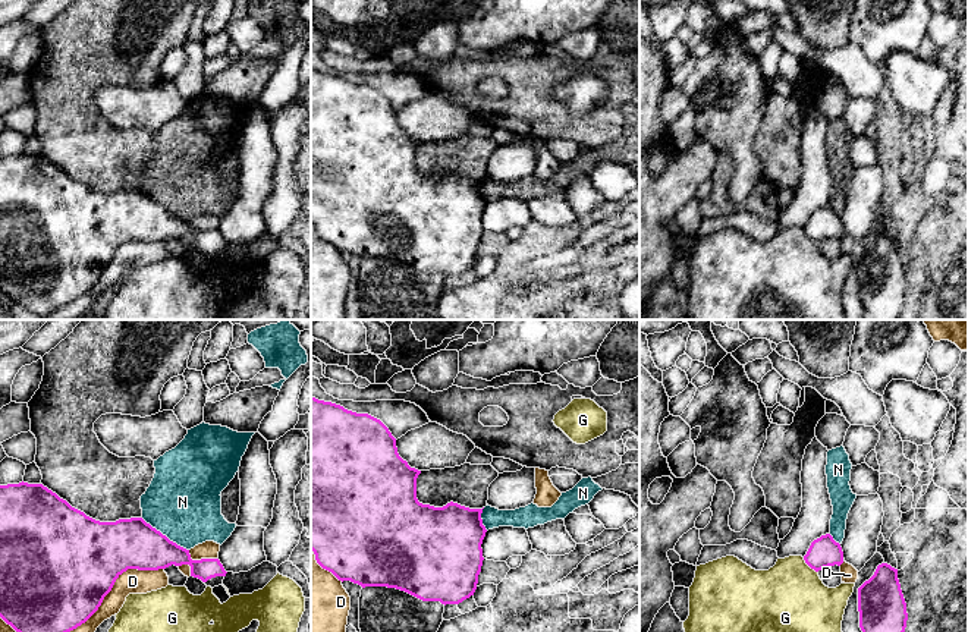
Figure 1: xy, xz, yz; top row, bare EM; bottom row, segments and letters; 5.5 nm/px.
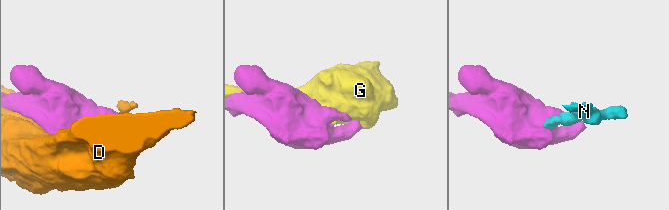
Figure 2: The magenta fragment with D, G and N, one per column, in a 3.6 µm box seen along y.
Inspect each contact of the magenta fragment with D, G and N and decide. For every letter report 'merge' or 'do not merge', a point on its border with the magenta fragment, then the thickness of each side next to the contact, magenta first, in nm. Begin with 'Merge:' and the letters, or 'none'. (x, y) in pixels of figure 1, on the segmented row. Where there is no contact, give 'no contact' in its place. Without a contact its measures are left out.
Merge: none
D: do not merge; meets magenta in xy at (113, 584); 500 nm thick on the magenta side, 140 nm on the other
G: do not merge; meets magenta in yz at (810, 566); 170 nm thick on the magenta side, 380 nm on the other
N: do not merge; meets magenta in xy at (164, 535); 280 nm thick on the magenta side, 400 nm on the other

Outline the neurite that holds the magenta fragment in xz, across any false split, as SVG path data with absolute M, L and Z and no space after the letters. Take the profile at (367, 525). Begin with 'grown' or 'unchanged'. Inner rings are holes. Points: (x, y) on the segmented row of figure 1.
unchanged; M311 396L311 550L317 563L342 582L396 588L422 601L459 604L474 595L484 560L483 509L453 501L443 507L419 503L419 474L399 456L396 438L380 419Z

